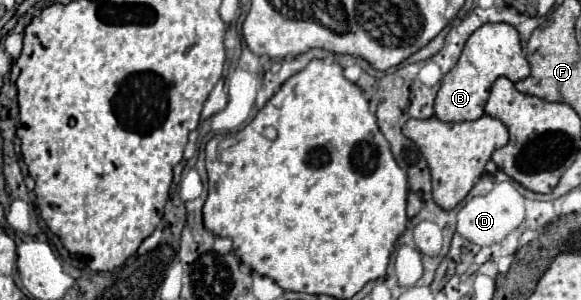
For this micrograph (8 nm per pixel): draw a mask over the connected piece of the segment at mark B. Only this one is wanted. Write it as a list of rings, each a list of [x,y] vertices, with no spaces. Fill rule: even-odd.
[[[484,24],[480,26],[464,44],[462,56],[456,66],[444,74],[440,90],[434,102],[434,116],[444,122],[464,122],[478,120],[484,114],[484,104],[488,100],[490,88],[496,78],[506,76],[512,82],[518,82],[530,74],[528,60],[522,56],[520,36],[514,26],[508,24]]]

